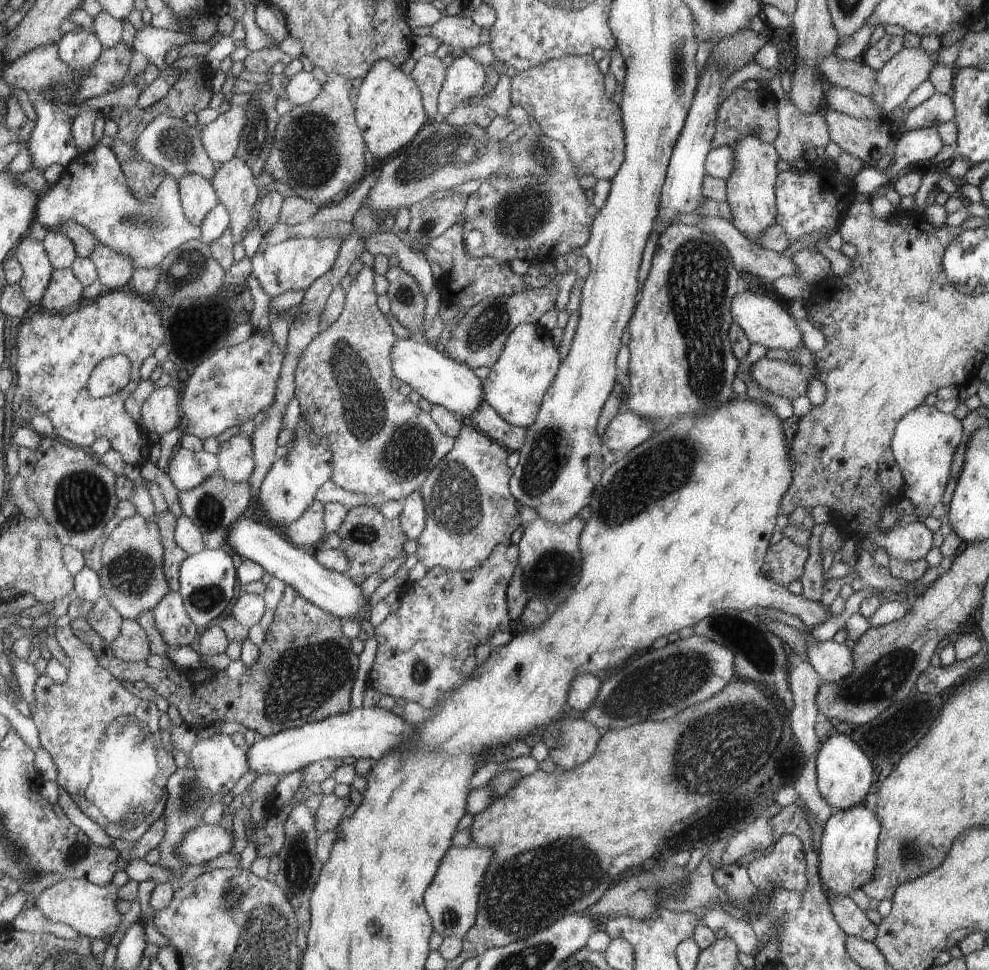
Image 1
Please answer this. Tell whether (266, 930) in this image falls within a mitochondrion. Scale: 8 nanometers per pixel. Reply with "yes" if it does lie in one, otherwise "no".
yes

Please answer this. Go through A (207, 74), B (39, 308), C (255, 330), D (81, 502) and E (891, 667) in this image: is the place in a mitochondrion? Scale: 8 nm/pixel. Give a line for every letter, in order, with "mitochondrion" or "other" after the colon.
A: other
B: other
C: other
D: mitochondrion
E: mitochondrion

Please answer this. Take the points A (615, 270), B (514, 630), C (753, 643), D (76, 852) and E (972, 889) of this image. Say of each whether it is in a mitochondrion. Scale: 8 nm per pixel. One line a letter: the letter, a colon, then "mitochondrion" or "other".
A: other
B: other
C: mitochondrion
D: mitochondrion
E: other

